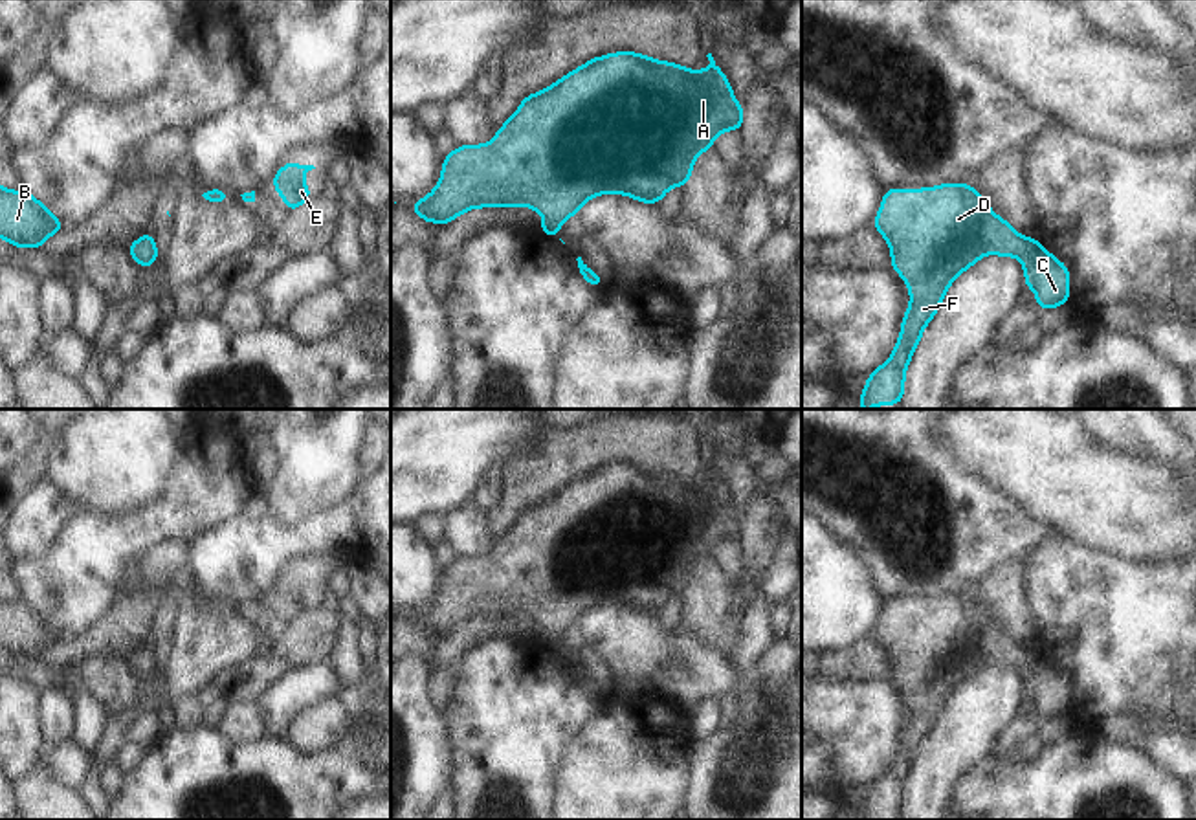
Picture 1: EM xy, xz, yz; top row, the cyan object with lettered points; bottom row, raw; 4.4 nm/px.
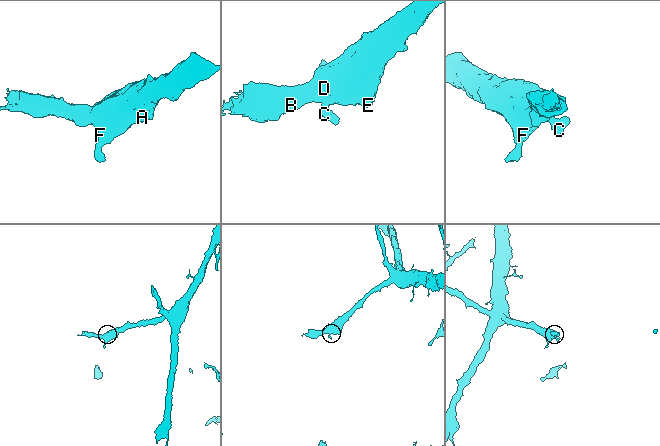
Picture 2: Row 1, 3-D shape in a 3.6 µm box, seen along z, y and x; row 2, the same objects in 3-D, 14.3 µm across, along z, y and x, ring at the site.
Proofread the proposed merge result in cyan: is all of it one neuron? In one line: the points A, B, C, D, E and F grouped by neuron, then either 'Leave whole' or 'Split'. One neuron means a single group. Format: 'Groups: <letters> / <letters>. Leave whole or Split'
Groups: A B C D E F. Leave whole

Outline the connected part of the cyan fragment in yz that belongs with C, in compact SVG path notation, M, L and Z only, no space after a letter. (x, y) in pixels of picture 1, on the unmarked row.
M943 594L930 600L888 600L873 638L884 646L891 660L891 679L910 699L910 717L901 736L901 748L891 769L866 791L858 816L901 816L904 805L904 783L923 747L923 739L937 725L937 717L954 690L987 664L1018 668L1025 682L1025 699L1036 703L1036 715L1044 721L1068 715L1069 682L1064 673L1046 662L1036 649L1020 648L1014 638L996 627L987 611L970 594Z

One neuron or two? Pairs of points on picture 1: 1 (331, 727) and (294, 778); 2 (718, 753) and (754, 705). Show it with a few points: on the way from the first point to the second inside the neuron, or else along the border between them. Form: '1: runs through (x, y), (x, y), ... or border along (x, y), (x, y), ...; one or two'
1: border along (349, 734), (314, 753), (287, 740); two
2: runs through (729, 742), (754, 716); one

